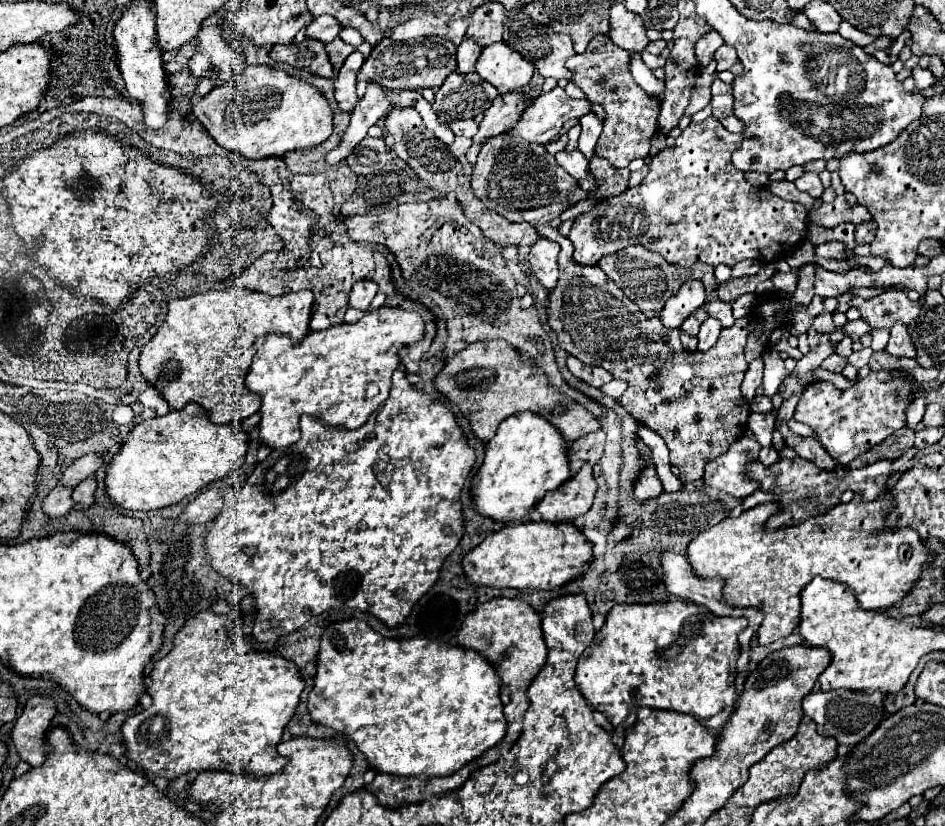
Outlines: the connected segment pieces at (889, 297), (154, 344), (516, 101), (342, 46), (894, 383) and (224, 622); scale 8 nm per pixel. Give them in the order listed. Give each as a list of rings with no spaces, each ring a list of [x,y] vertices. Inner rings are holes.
[[[894,287],[872,299],[852,297],[848,305],[860,311],[860,317],[870,325],[870,329],[890,329],[896,321],[910,325],[922,309],[920,301],[910,301],[904,291],[898,291]]]
[[[242,287],[172,299],[164,325],[142,347],[140,371],[168,401],[170,409],[182,409],[194,401],[208,411],[210,421],[216,425],[248,419],[258,411],[258,397],[246,387],[236,387],[236,379],[238,375],[246,376],[254,343],[272,333],[302,339],[308,333],[312,301],[314,295],[310,291],[272,297]]]
[[[508,93],[508,95],[498,95],[492,103],[492,107],[484,113],[482,123],[478,125],[478,133],[472,137],[472,147],[466,151],[466,159],[470,165],[476,163],[476,157],[482,149],[482,145],[496,135],[506,133],[514,121],[518,121],[522,109],[526,109],[524,97],[518,93]]]
[[[336,37],[334,41],[330,41],[326,45],[326,51],[328,51],[328,57],[330,57],[332,65],[334,65],[334,71],[338,71],[342,67],[344,59],[354,51],[354,47],[348,45],[348,43],[344,43],[340,37]]]
[[[872,371],[850,389],[836,389],[830,381],[816,381],[802,393],[794,419],[812,427],[832,459],[846,465],[856,455],[884,441],[906,425],[906,407],[912,401],[912,379],[894,379],[888,371]]]
[[[216,601],[208,609],[204,609],[202,613],[198,613],[196,617],[192,617],[190,621],[186,621],[186,625],[176,633],[174,647],[170,649],[170,653],[154,663],[150,679],[152,679],[152,685],[148,687],[148,695],[152,697],[152,705],[148,709],[144,709],[144,711],[128,717],[124,721],[124,725],[122,725],[122,745],[126,747],[124,757],[130,759],[130,761],[134,761],[138,767],[146,769],[148,773],[152,773],[156,777],[176,779],[176,777],[180,777],[184,773],[192,773],[192,771],[200,773],[200,771],[234,771],[234,769],[240,769],[246,775],[252,775],[252,777],[268,777],[272,773],[278,773],[286,765],[286,759],[278,755],[276,745],[280,743],[284,727],[292,719],[292,715],[294,715],[294,711],[298,707],[300,693],[304,689],[302,675],[298,673],[298,669],[296,669],[296,665],[292,661],[286,661],[286,659],[282,659],[278,655],[260,653],[252,645],[248,645],[244,641],[242,631],[238,629],[238,611],[234,607],[230,607],[226,601]],[[154,723],[166,723],[166,725],[162,727],[162,731],[154,731]]]

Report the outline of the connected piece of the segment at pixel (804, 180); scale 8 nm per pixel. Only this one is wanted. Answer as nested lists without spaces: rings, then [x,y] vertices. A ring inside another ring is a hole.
[[[804,173],[802,177],[798,177],[798,179],[794,181],[794,185],[796,185],[800,191],[810,193],[814,199],[818,199],[818,197],[822,195],[822,191],[824,191],[818,173]]]

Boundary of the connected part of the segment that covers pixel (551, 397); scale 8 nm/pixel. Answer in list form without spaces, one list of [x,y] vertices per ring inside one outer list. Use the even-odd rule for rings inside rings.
[[[488,341],[488,343],[472,343],[468,345],[464,351],[460,351],[458,355],[446,359],[444,369],[434,377],[434,387],[456,407],[460,407],[460,413],[468,419],[472,433],[476,439],[480,441],[490,441],[490,437],[494,437],[498,423],[504,421],[510,415],[522,413],[522,411],[532,411],[538,413],[540,417],[544,417],[546,421],[550,421],[560,435],[564,437],[564,441],[574,441],[586,433],[592,433],[600,427],[598,419],[594,415],[590,415],[582,405],[578,405],[574,399],[568,399],[566,395],[554,391],[548,381],[546,375],[542,373],[542,369],[534,367],[528,361],[520,361],[524,357],[520,357],[518,353],[514,353],[514,349],[510,349],[504,341]]]

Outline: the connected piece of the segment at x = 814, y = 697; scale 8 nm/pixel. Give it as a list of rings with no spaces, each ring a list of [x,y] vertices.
[[[848,689],[810,693],[802,701],[802,709],[804,709],[804,715],[808,715],[816,723],[816,731],[820,735],[834,737],[840,745],[846,745],[846,747],[854,747],[862,739],[866,739],[884,717],[882,693],[854,693]]]

